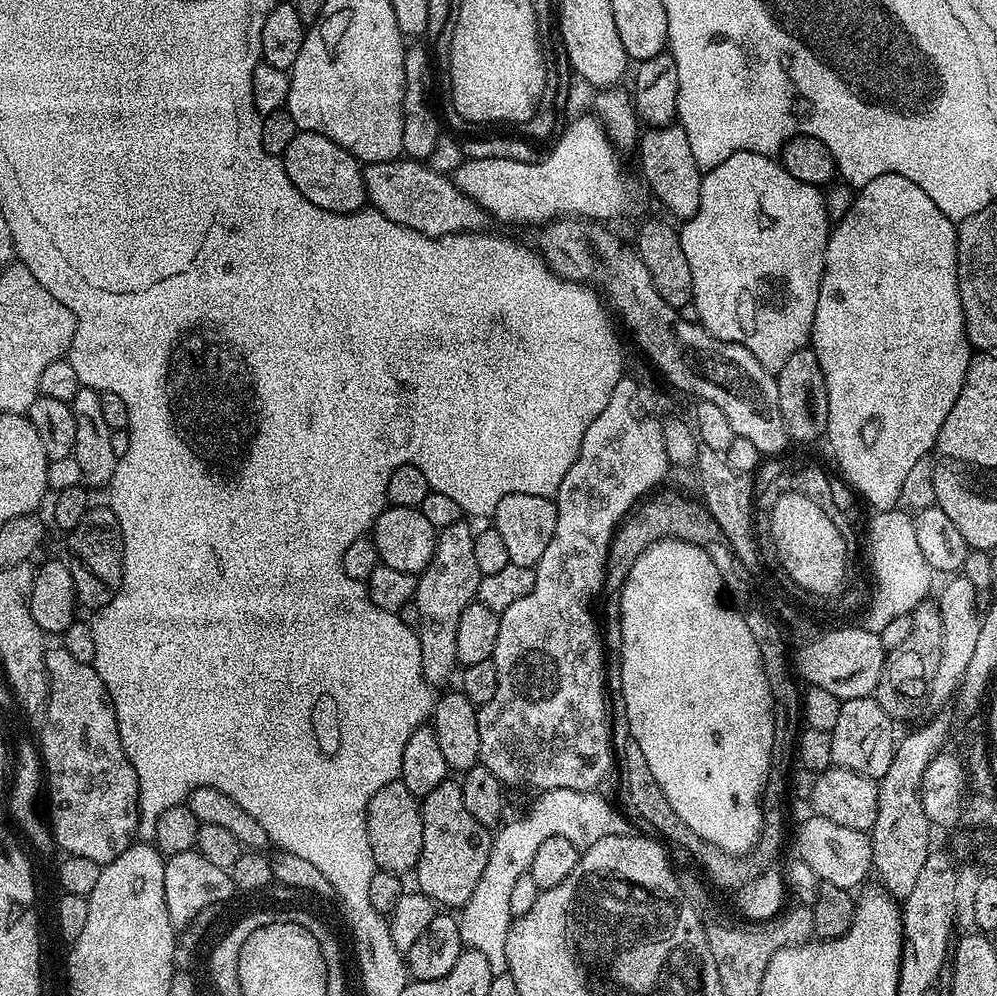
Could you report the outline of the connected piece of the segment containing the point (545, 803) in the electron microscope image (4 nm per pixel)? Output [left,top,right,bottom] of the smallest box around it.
[458,788,633,976]

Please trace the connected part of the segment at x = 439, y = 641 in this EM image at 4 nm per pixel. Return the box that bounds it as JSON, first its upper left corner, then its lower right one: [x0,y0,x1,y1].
[414,522,480,686]

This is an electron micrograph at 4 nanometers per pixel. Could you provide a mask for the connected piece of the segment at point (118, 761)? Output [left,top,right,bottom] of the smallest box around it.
[38,646,140,866]

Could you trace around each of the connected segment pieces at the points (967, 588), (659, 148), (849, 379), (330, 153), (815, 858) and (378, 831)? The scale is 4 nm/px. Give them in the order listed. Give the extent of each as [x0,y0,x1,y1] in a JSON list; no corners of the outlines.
[[930,574,981,704],[638,123,702,218],[810,174,974,512],[282,131,365,212],[796,815,872,890],[366,779,422,874]]

